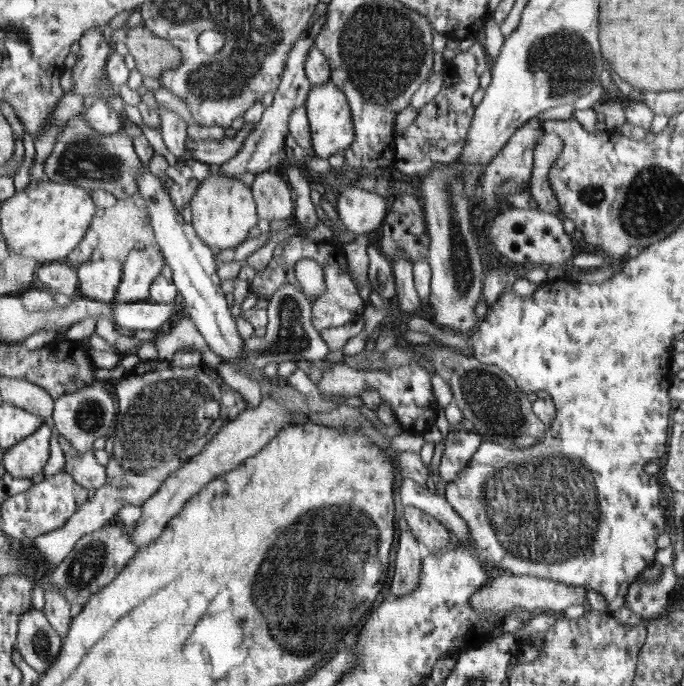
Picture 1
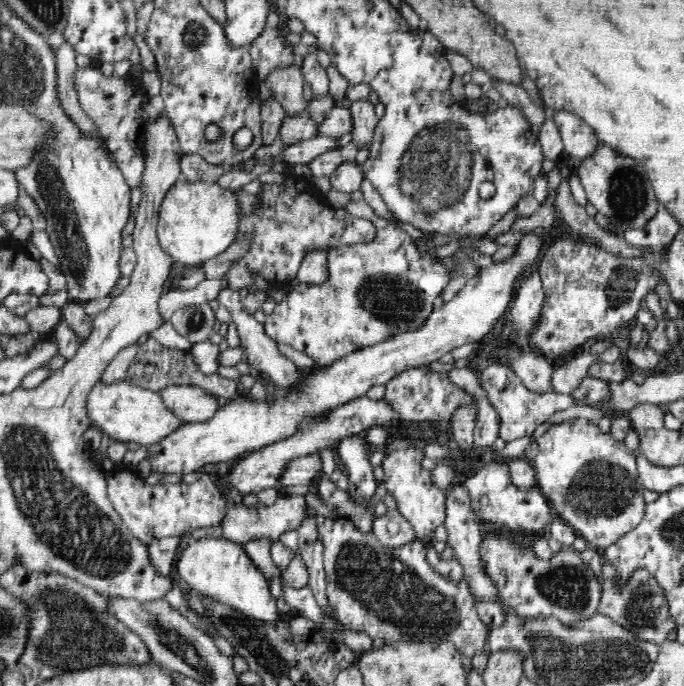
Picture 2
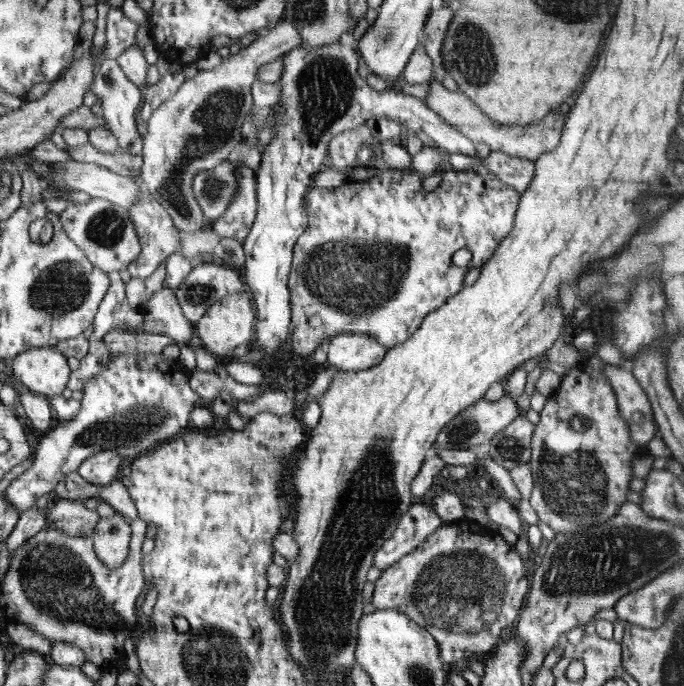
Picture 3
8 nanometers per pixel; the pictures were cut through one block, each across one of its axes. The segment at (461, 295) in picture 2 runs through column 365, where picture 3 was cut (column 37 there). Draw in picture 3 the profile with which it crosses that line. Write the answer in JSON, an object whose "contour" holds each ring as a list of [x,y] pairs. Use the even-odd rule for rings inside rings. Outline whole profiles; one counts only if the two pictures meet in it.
{"contour":[[[39,347],[21,353],[14,358],[14,376],[16,381],[25,387],[25,392],[46,398],[59,397],[64,394],[66,384],[71,381],[70,368],[64,355],[59,354],[54,347]]]}

